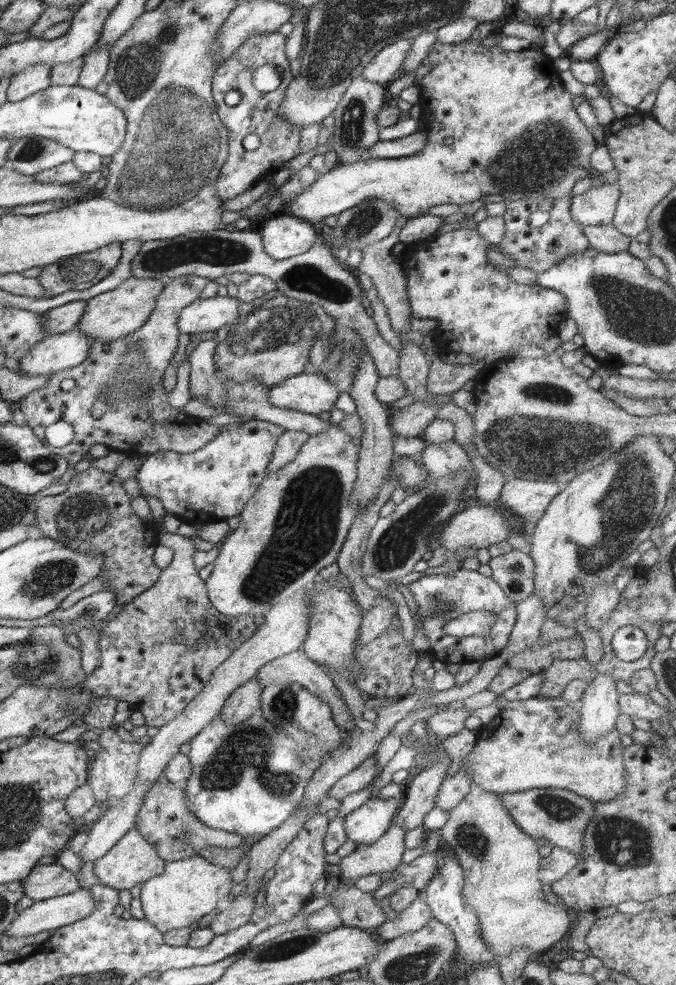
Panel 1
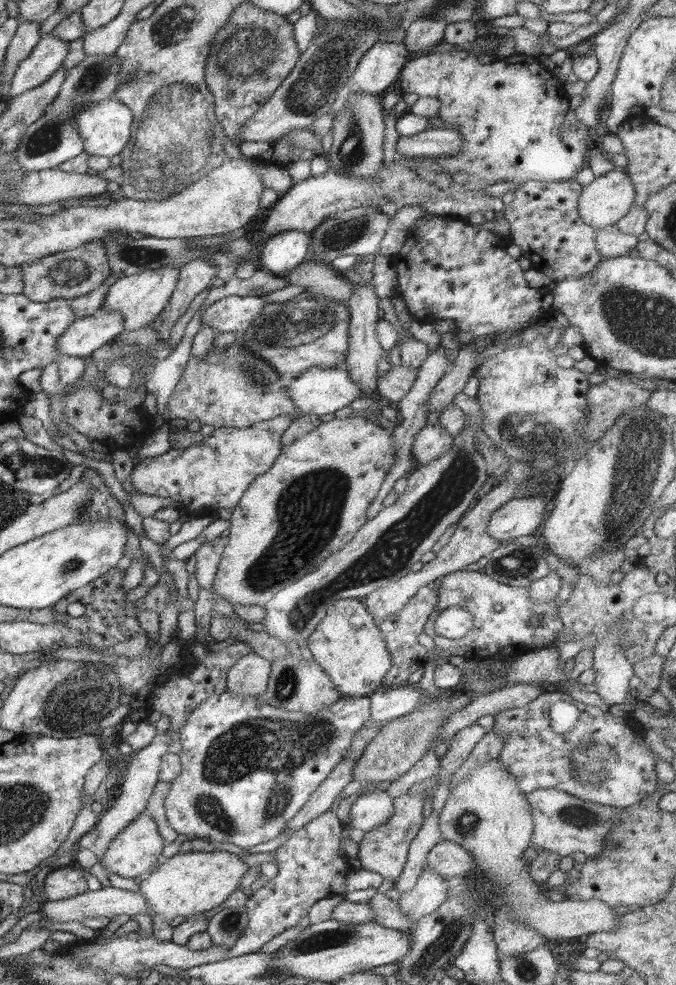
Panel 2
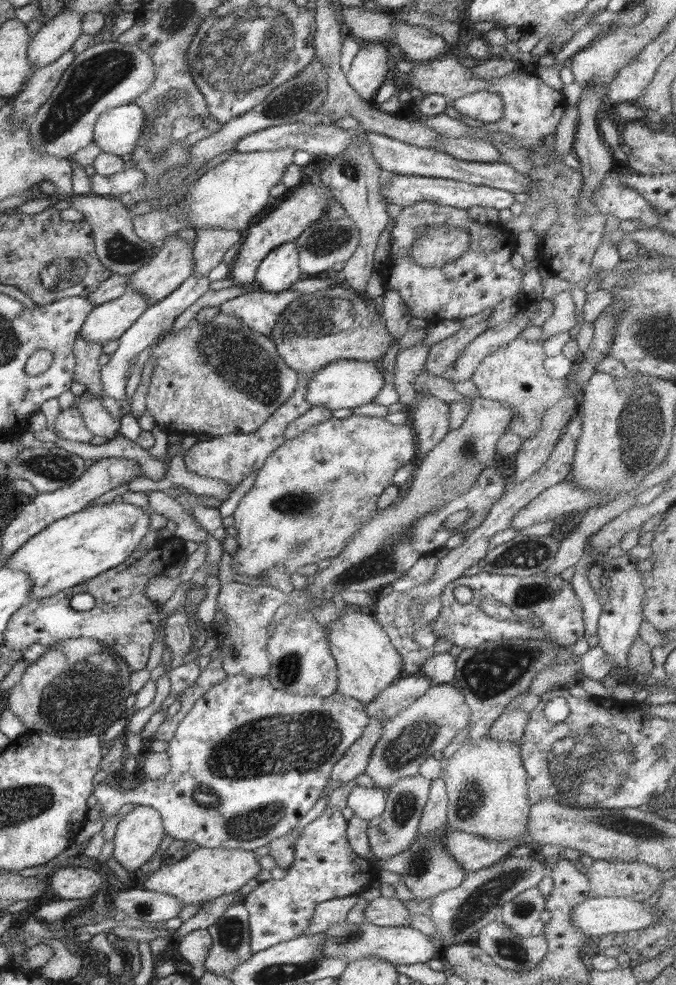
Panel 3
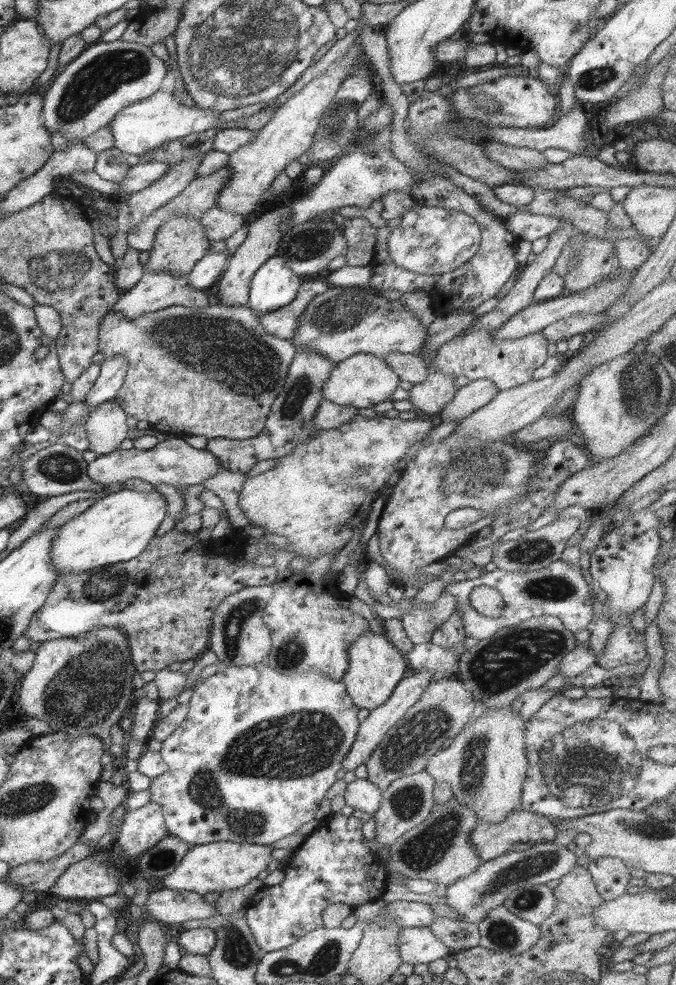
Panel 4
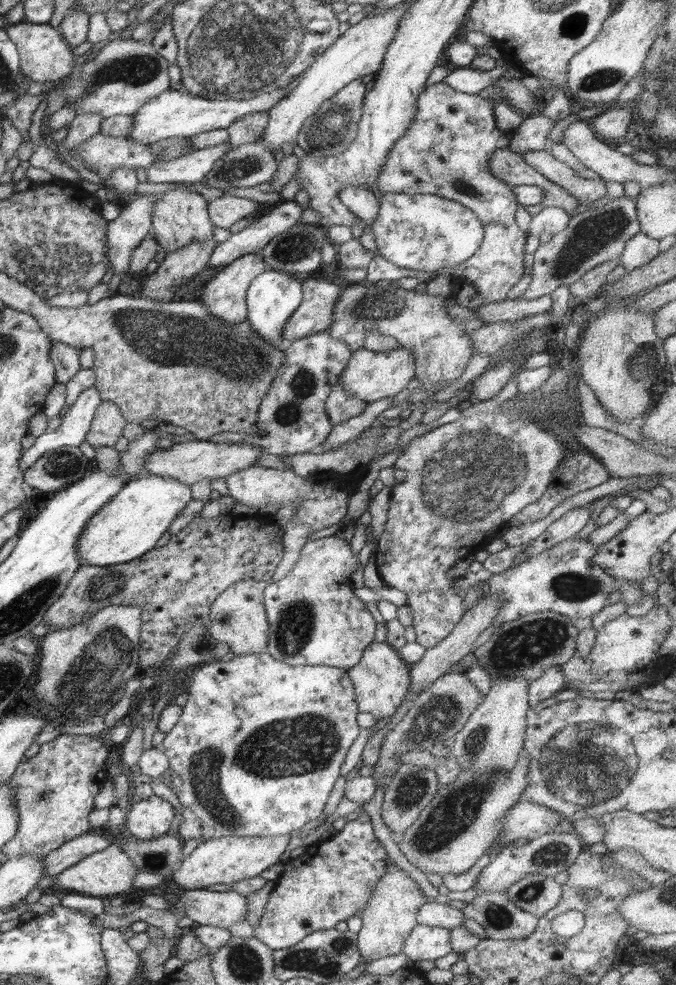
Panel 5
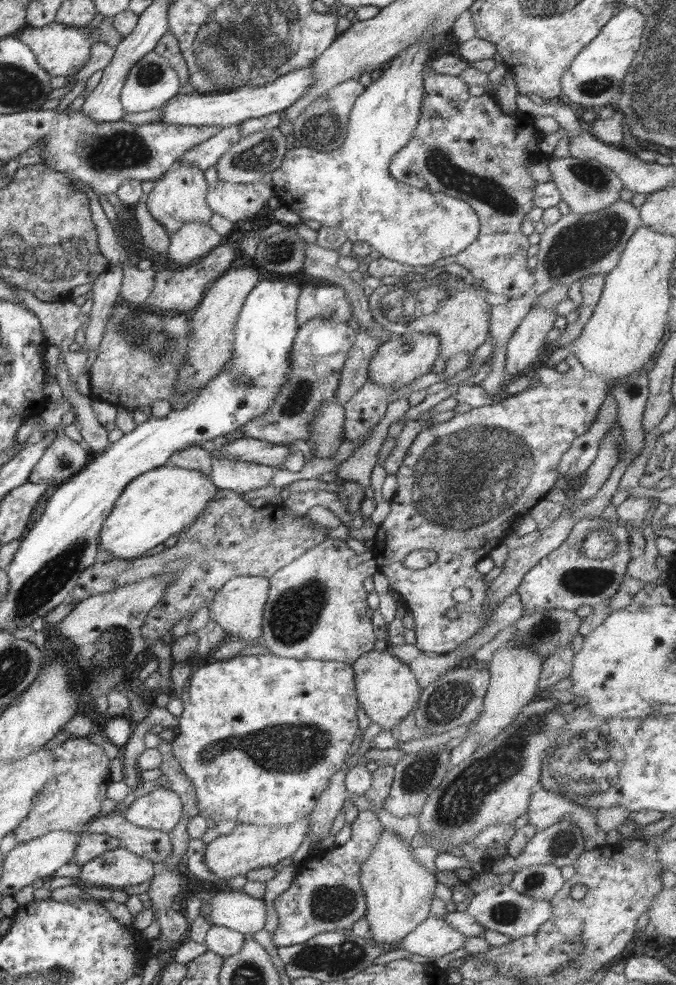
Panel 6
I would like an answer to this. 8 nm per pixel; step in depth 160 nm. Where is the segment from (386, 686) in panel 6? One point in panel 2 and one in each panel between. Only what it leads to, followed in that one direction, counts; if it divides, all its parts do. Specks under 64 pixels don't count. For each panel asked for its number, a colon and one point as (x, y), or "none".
2: (347, 644)
3: (367, 662)
4: (375, 667)
5: (381, 679)

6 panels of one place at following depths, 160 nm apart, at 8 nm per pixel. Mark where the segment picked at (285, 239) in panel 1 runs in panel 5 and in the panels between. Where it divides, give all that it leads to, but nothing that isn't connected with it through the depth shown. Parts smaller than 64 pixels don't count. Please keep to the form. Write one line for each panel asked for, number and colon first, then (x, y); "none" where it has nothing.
2: (285, 251)
3: (280, 269)
4: (274, 285)
5: (272, 297)

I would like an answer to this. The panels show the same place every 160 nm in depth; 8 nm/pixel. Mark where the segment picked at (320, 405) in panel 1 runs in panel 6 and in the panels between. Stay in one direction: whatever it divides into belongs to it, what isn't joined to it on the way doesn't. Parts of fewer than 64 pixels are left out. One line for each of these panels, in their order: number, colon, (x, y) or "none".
2: (318, 391)
3: (344, 384)
4: (363, 380)
5: (370, 376)
6: (402, 358)

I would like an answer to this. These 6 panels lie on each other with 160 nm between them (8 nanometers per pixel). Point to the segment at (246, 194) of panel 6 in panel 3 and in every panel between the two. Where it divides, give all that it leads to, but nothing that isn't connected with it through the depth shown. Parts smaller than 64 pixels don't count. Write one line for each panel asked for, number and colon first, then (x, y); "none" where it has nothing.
3: (211, 244)
4: (220, 225)
5: (224, 211)

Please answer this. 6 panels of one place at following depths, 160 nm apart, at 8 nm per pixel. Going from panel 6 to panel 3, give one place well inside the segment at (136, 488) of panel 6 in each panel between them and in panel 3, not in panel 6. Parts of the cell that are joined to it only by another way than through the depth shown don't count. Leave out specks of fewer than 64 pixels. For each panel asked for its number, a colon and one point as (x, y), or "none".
3: (70, 551)
4: (117, 528)
5: (129, 525)

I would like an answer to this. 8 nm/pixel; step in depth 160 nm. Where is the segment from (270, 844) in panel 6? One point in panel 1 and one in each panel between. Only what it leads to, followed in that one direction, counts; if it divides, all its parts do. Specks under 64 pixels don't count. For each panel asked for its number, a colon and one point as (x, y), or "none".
1: (189, 888)
2: (186, 884)
3: (205, 874)
4: (216, 867)
5: (226, 860)

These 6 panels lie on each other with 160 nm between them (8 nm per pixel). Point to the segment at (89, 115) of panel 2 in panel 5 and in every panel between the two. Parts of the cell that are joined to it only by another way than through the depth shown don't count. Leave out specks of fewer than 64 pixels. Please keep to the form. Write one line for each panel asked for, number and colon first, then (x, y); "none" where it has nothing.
3: (118, 131)
4: (146, 125)
5: (175, 114)

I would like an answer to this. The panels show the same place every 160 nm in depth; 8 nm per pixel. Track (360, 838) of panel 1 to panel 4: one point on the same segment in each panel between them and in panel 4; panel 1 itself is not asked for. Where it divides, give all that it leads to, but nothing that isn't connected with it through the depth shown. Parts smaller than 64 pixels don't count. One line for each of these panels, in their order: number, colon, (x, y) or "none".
2: (375, 808)
3: (367, 803)
4: (361, 794)

